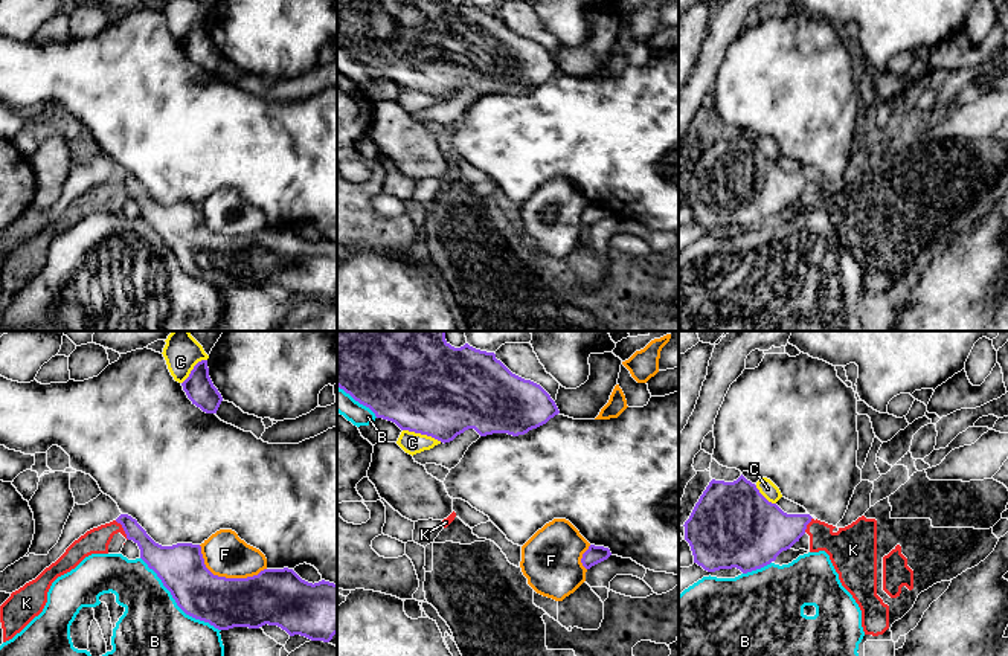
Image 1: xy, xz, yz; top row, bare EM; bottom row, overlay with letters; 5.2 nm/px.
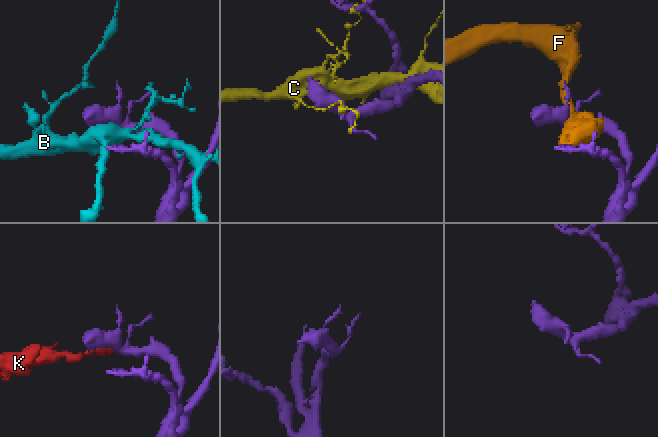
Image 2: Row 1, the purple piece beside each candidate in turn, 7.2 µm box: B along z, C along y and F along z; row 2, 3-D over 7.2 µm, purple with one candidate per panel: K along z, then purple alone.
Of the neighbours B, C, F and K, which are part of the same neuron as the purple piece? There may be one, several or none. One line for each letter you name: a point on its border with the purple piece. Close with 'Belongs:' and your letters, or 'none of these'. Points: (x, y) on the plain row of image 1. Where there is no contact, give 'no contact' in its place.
Belongs: none of these

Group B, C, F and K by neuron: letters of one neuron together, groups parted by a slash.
B / C / F / K

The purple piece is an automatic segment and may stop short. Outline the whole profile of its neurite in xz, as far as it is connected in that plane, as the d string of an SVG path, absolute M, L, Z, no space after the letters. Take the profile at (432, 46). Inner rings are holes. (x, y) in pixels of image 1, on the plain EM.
M337 0L337 44L369 66L377 76L444 102L468 87L474 87L480 95L525 93L560 72L555 59L540 43L512 32L494 11L476 8L468 2L454 6L447 0Z

